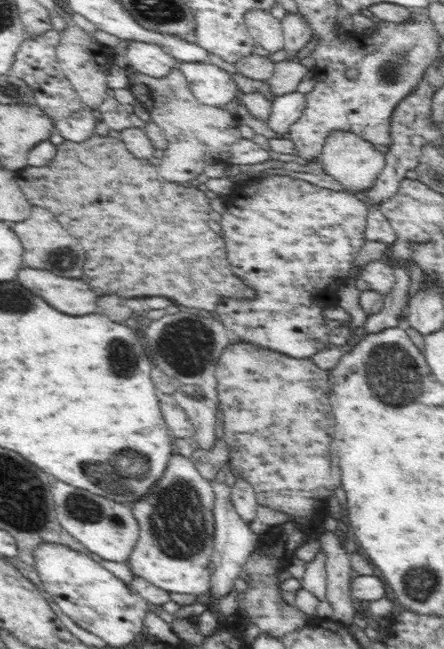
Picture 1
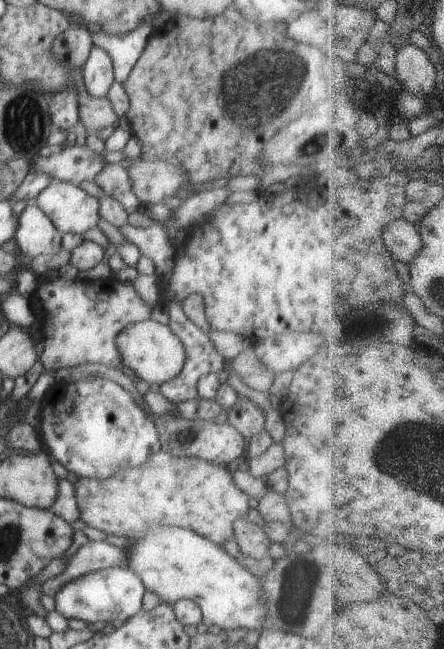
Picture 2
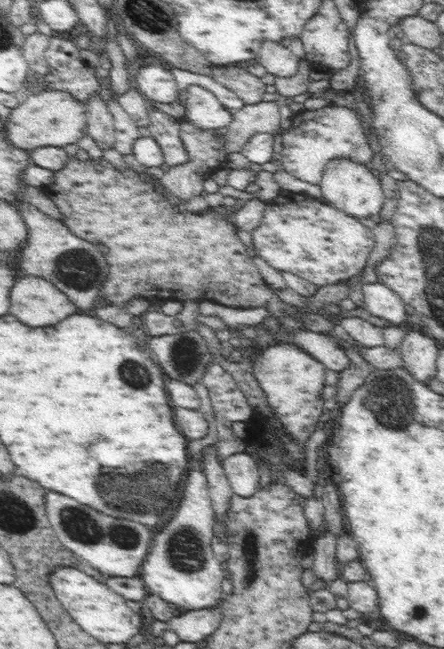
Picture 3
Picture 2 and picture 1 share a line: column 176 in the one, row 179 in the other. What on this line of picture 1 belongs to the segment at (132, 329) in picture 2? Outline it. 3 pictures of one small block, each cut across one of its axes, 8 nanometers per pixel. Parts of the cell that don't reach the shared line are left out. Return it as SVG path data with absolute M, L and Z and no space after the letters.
M332 131L325 140L320 156L324 172L336 178L343 190L355 194L369 189L386 164L384 154L374 147L374 143L352 133L352 131Z

